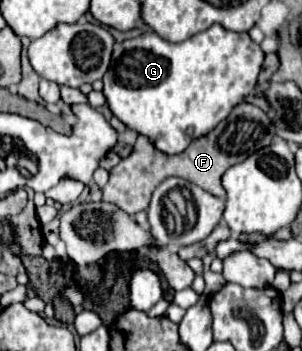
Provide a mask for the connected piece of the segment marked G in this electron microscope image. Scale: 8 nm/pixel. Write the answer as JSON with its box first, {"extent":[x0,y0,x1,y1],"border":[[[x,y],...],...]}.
{"extent":[103,25,265,155],"border":[[[213,25],[211,29],[181,43],[169,43],[155,33],[145,33],[113,47],[111,65],[103,77],[103,95],[111,113],[127,129],[147,137],[161,153],[177,155],[187,149],[191,141],[213,131],[239,103],[245,101],[257,83],[263,61],[265,53],[261,45],[249,37],[249,33],[227,31],[221,25]]]}

